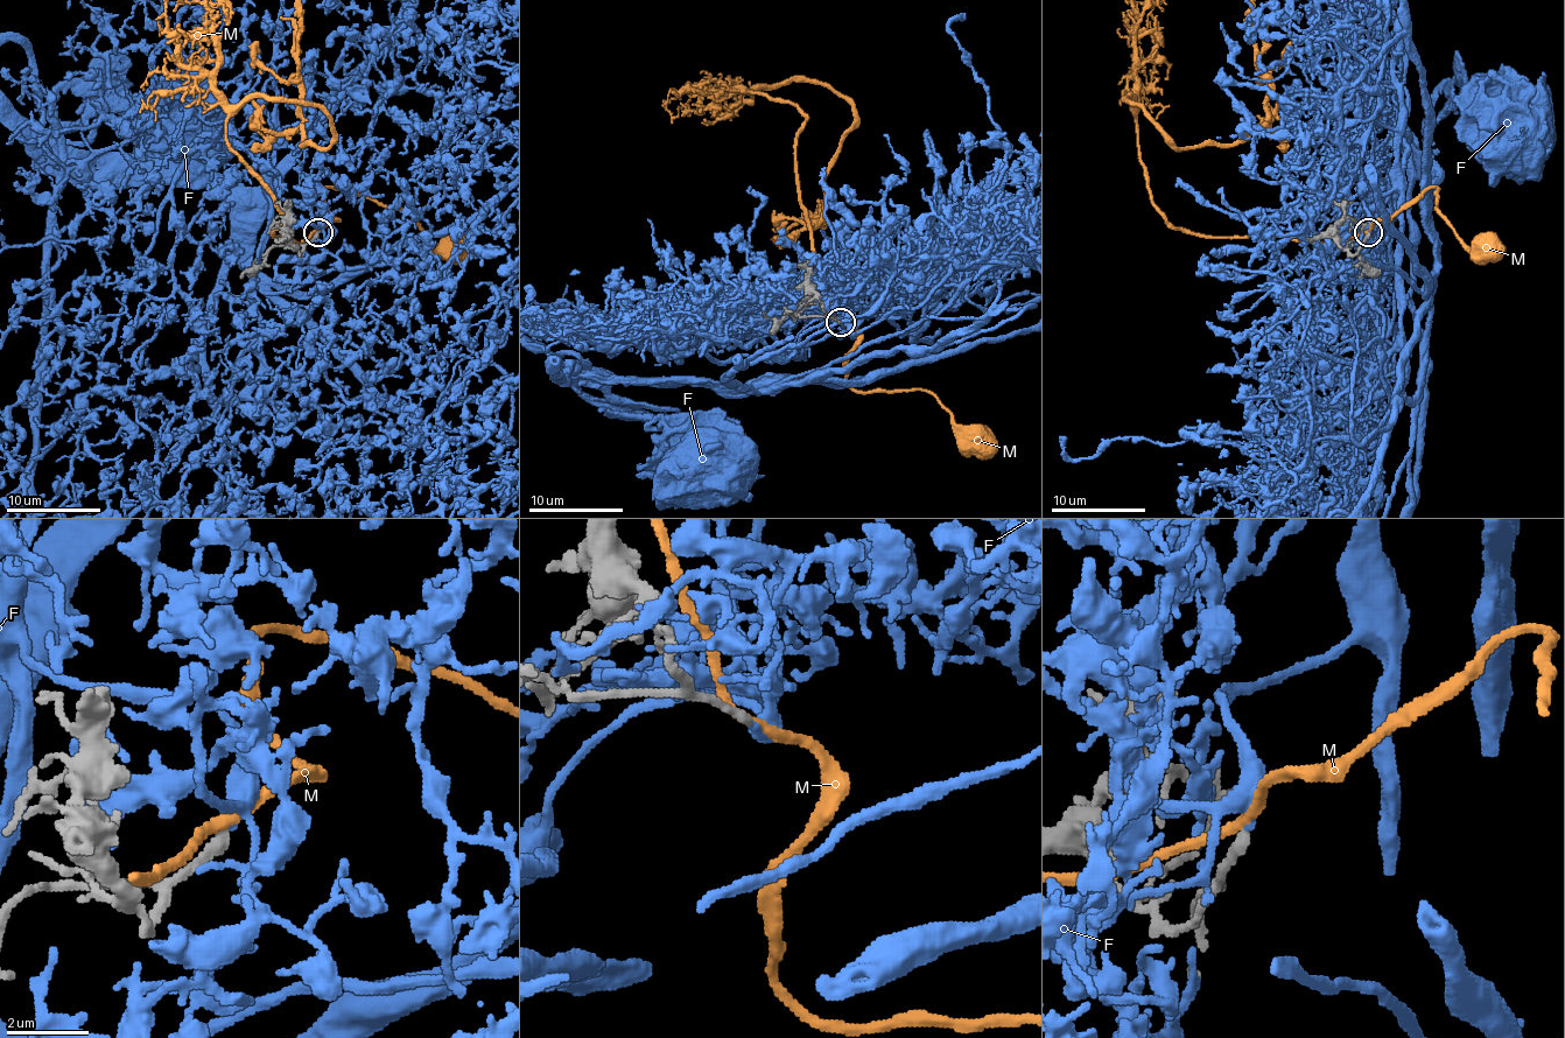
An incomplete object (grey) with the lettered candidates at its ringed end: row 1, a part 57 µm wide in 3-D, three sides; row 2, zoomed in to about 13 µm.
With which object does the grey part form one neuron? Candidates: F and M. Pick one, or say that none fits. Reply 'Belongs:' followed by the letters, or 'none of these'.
Belongs: F

